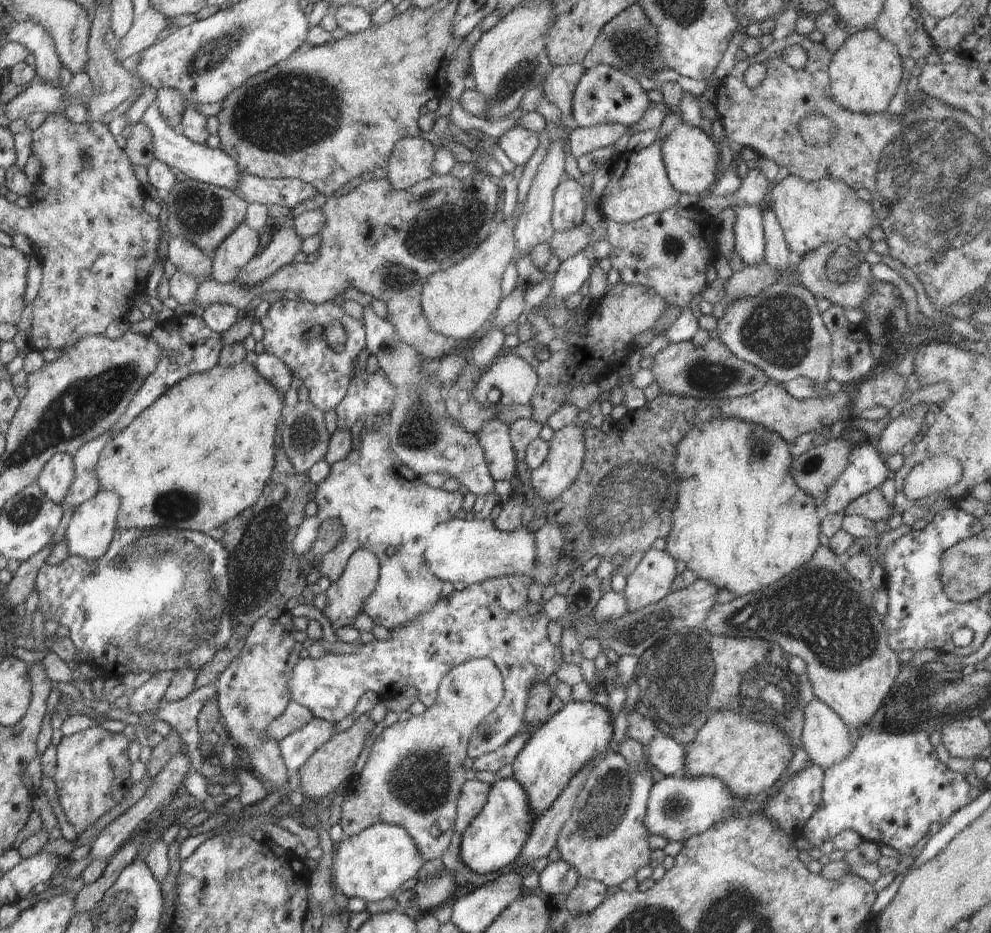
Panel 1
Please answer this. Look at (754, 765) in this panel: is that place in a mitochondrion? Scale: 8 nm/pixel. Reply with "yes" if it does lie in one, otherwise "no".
no

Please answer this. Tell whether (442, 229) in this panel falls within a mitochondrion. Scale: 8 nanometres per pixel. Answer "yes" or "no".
yes

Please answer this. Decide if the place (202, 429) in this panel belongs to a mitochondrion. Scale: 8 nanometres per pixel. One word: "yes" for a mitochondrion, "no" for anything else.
no

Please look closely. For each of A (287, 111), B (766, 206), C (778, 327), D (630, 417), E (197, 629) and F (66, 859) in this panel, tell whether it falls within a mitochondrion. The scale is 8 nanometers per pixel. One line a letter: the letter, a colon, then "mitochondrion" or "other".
A: mitochondrion
B: other
C: mitochondrion
D: other
E: mitochondrion
F: other

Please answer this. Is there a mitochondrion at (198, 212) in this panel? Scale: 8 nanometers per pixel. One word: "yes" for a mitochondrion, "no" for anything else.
yes

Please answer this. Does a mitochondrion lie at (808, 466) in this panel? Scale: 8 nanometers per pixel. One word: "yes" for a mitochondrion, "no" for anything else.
yes

